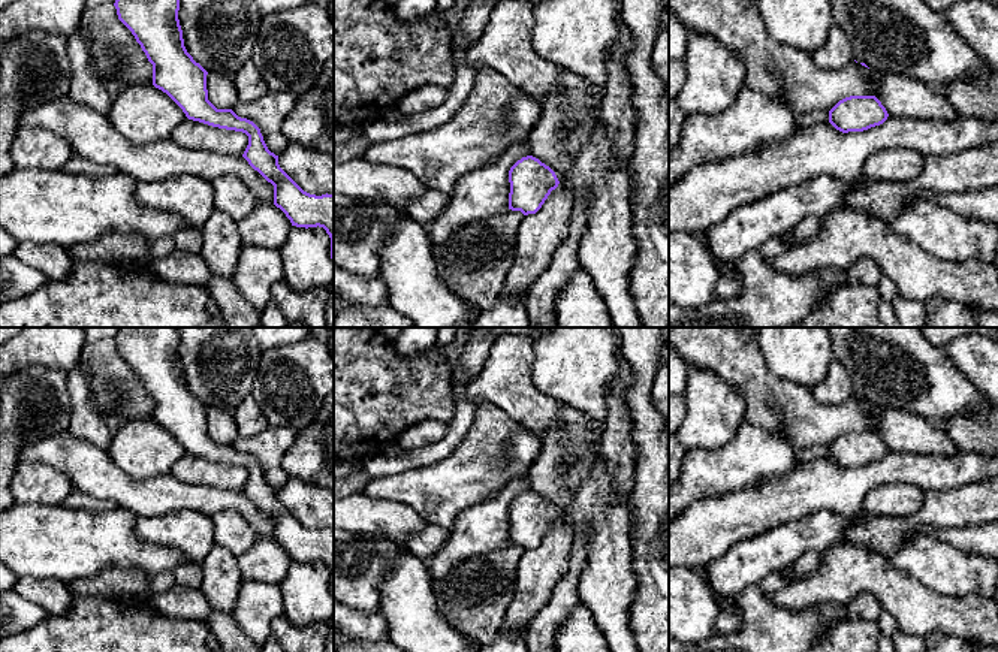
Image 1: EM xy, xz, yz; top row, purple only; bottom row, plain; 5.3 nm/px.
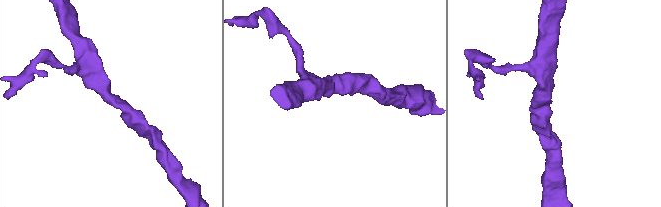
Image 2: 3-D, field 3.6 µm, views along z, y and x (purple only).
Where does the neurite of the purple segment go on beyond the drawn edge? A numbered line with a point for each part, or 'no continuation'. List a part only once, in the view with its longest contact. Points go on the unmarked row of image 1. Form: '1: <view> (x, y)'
no continuation

